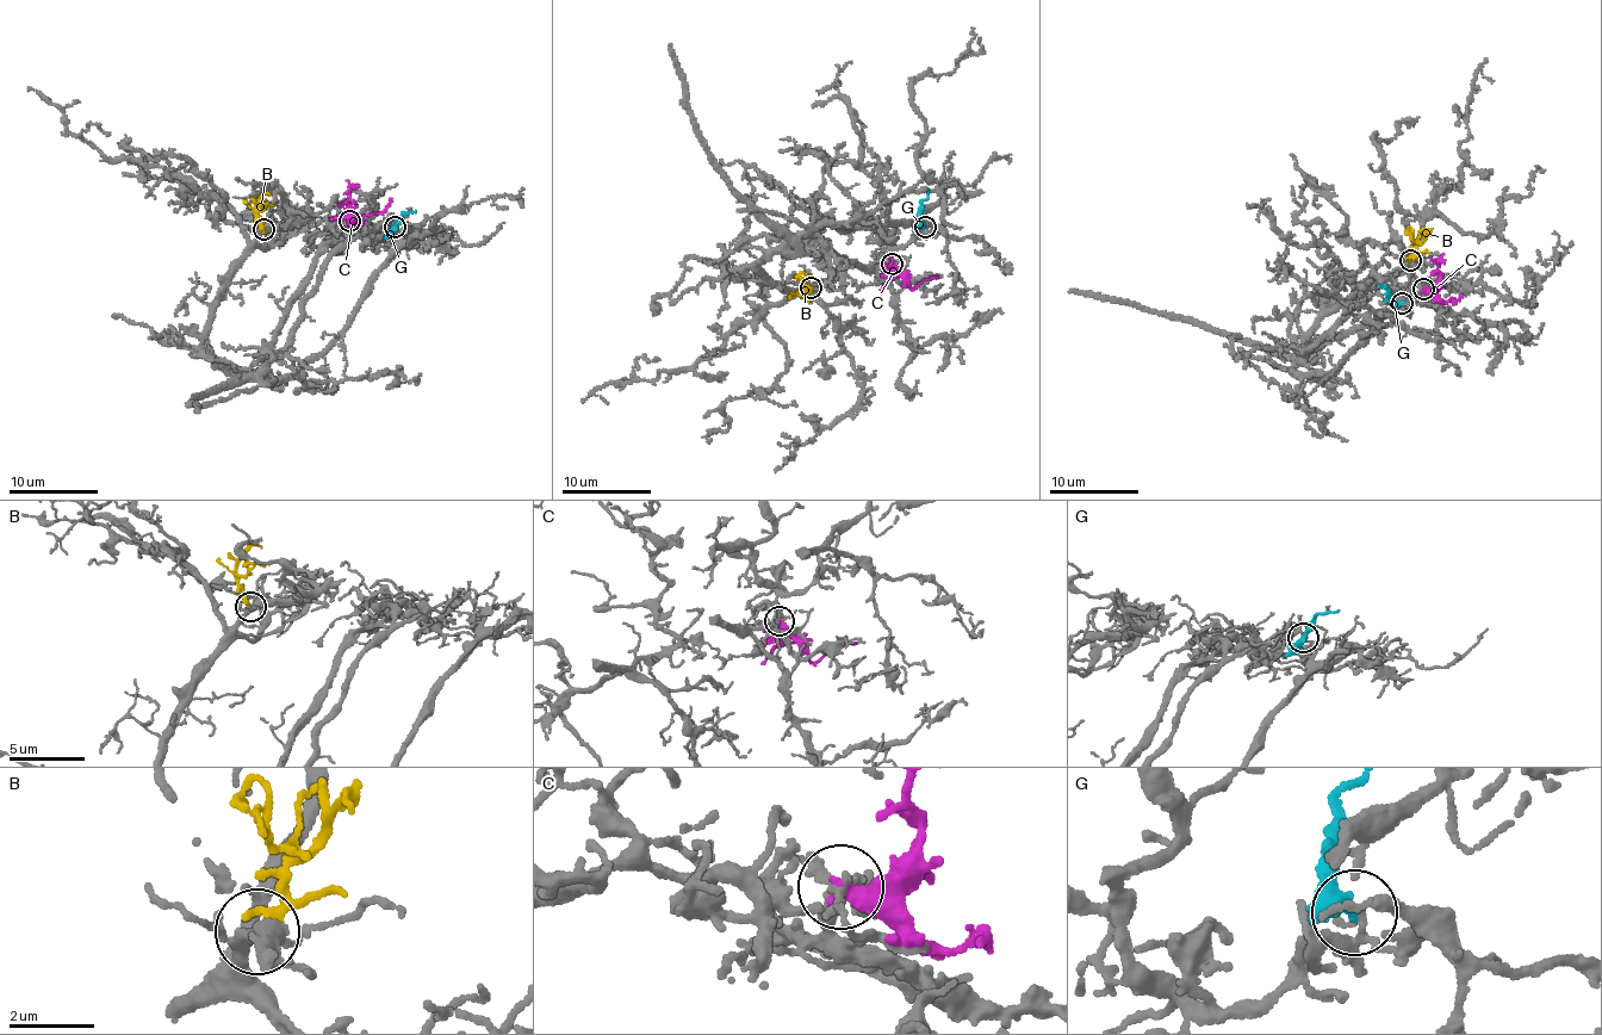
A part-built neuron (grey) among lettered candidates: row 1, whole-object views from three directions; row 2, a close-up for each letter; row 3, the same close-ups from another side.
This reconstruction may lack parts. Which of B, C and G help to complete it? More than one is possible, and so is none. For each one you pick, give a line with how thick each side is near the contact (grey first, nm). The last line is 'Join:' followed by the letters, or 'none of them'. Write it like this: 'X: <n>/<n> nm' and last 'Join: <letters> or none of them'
B: 340/240 nm
Join: B

